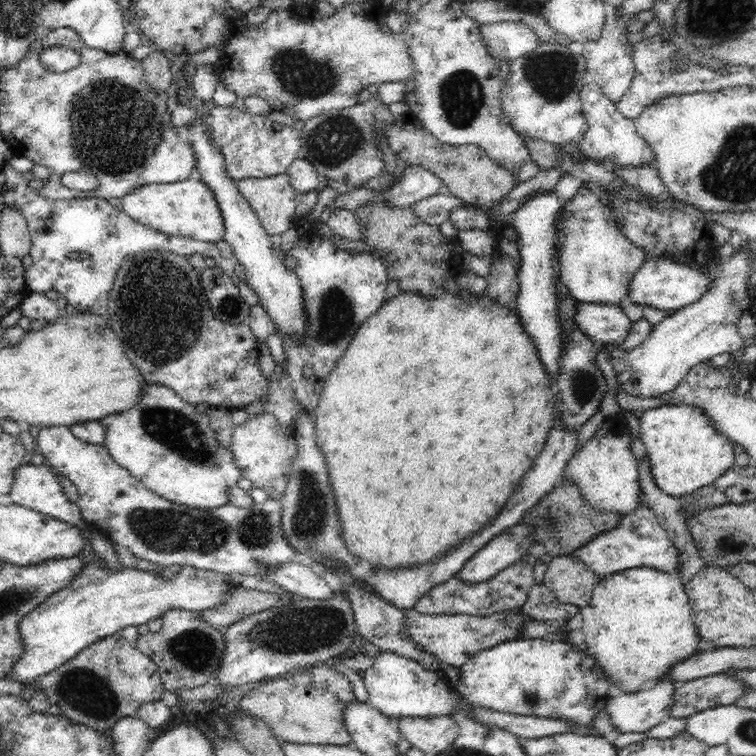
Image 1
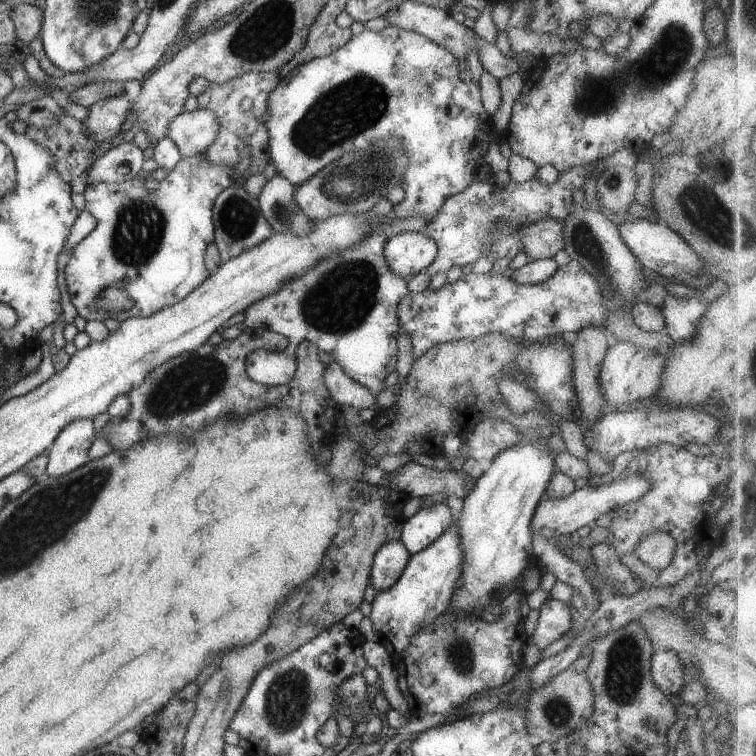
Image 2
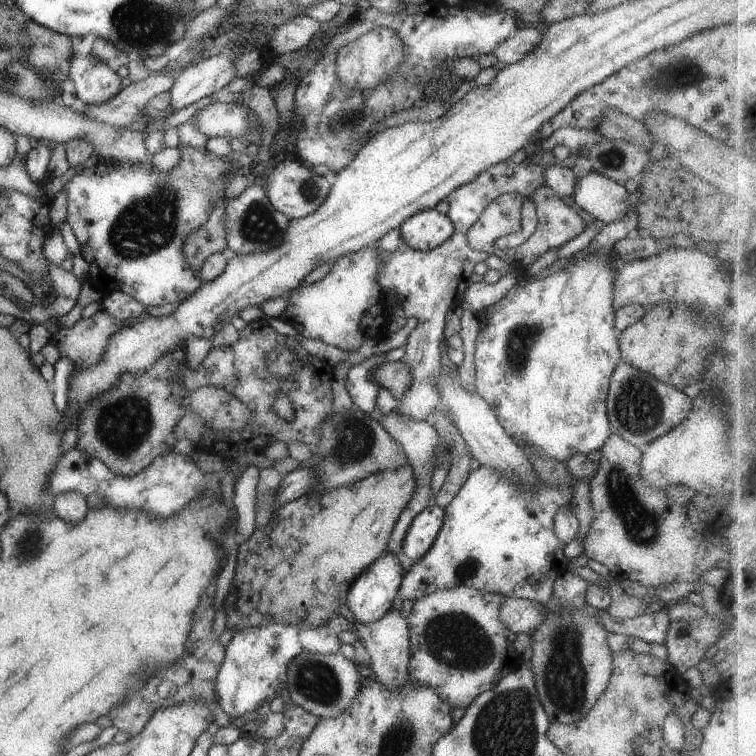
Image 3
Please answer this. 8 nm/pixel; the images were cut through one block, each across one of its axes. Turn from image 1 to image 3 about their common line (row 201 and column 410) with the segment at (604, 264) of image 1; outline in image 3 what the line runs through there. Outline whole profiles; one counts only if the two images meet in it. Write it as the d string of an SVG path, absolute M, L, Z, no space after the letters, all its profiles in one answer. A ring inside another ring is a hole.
M574 454L565 464L570 472L571 484L562 488L546 486L540 478L534 480L532 488L529 485L516 484L510 478L500 476L498 470L486 466L472 471L454 500L444 508L444 522L432 548L405 572L397 592L400 598L414 602L427 593L466 586L504 597L551 603L554 581L569 569L570 564L568 558L562 554L565 544L556 536L554 516L561 506L572 500L575 493L572 480L590 480L598 472L598 461L594 462L590 460L590 456L584 454Z

